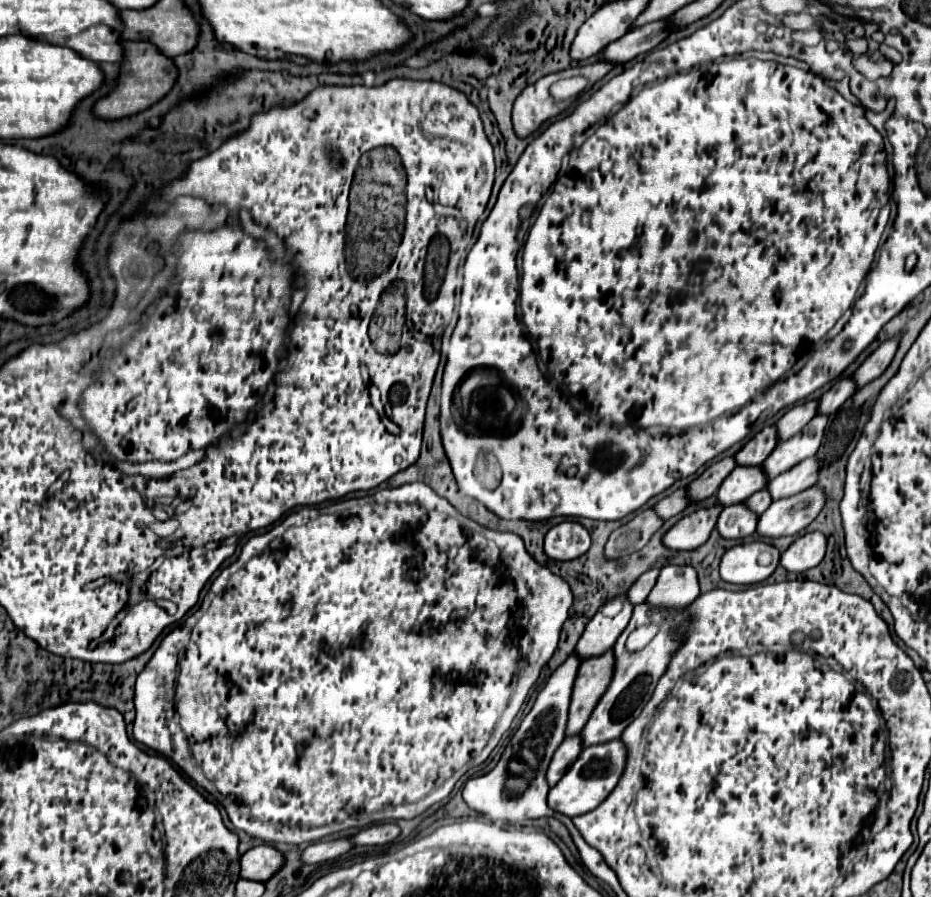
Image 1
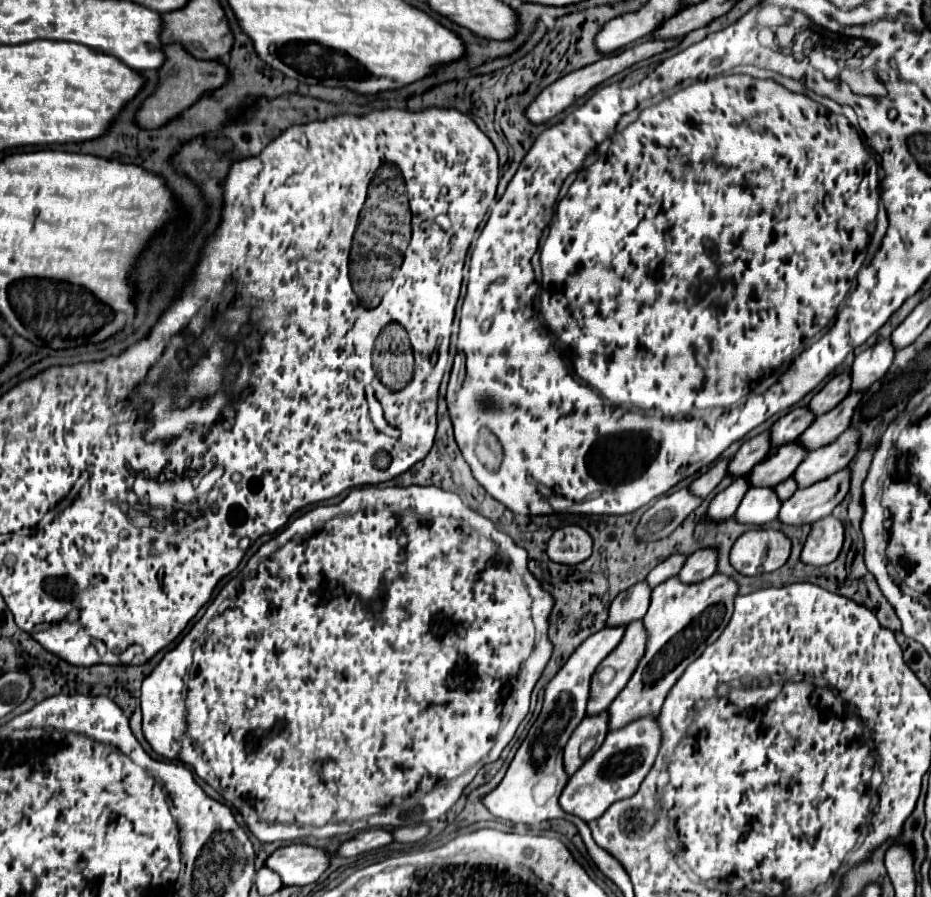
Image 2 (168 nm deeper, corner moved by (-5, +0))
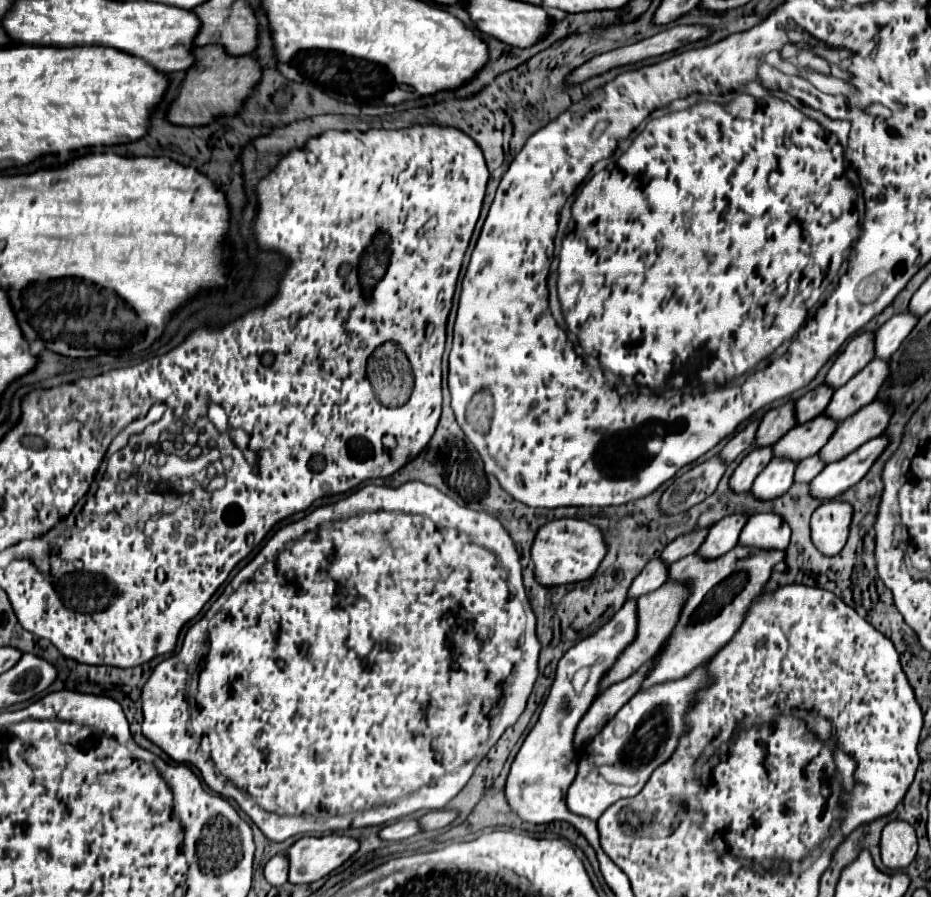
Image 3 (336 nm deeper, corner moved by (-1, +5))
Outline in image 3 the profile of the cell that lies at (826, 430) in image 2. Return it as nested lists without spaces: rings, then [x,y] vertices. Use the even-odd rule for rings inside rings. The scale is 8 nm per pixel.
[[[872,360],[862,372],[858,372],[846,386],[838,388],[830,400],[830,404],[824,410],[824,416],[834,422],[844,422],[856,410],[870,404],[874,400],[874,394],[878,392],[878,386],[882,386],[886,378],[886,360]]]

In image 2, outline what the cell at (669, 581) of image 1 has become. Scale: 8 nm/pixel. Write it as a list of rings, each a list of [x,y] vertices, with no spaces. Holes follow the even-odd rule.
[[[708,547],[690,555],[678,575],[684,583],[696,583],[704,581],[706,577],[712,577],[716,573],[716,567],[718,567],[718,555],[714,555],[714,551],[710,551]]]

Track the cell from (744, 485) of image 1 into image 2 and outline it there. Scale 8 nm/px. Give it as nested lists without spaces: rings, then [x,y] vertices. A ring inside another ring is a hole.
[[[790,441],[786,445],[774,447],[772,455],[762,459],[752,471],[750,471],[750,483],[752,487],[776,487],[782,479],[794,475],[798,469],[798,463],[806,457],[806,449],[800,445],[800,441]]]

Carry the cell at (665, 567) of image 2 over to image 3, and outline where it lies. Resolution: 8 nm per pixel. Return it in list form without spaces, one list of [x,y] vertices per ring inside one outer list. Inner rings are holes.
[[[698,530],[698,534],[678,536],[674,542],[670,542],[670,544],[664,548],[660,560],[662,560],[664,564],[672,564],[672,562],[676,562],[676,560],[680,560],[680,558],[686,558],[688,554],[694,554],[694,552],[698,550],[698,546],[704,542],[706,532],[708,532],[708,530]]]

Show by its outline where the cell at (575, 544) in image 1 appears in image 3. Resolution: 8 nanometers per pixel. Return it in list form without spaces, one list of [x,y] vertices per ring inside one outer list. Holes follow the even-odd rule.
[[[562,518],[544,524],[538,530],[536,540],[532,544],[534,572],[544,586],[558,586],[558,584],[570,584],[570,582],[592,578],[604,554],[606,554],[606,546],[604,546],[602,532],[590,522],[574,520],[574,518]]]

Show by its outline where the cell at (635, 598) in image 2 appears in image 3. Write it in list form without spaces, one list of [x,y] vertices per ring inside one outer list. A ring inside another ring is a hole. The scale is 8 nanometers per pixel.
[[[660,558],[652,560],[632,582],[632,586],[628,588],[628,596],[626,600],[636,600],[640,596],[646,596],[654,590],[658,590],[664,582],[666,582],[666,570],[668,566],[664,562],[660,562]]]

